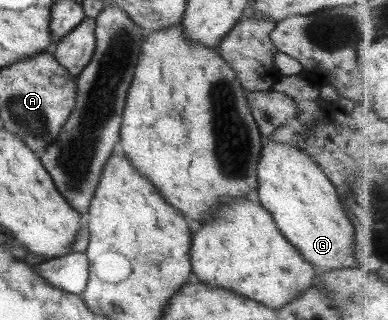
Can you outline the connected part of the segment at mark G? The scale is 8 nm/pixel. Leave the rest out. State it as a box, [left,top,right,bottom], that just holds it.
[256,139,355,272]

